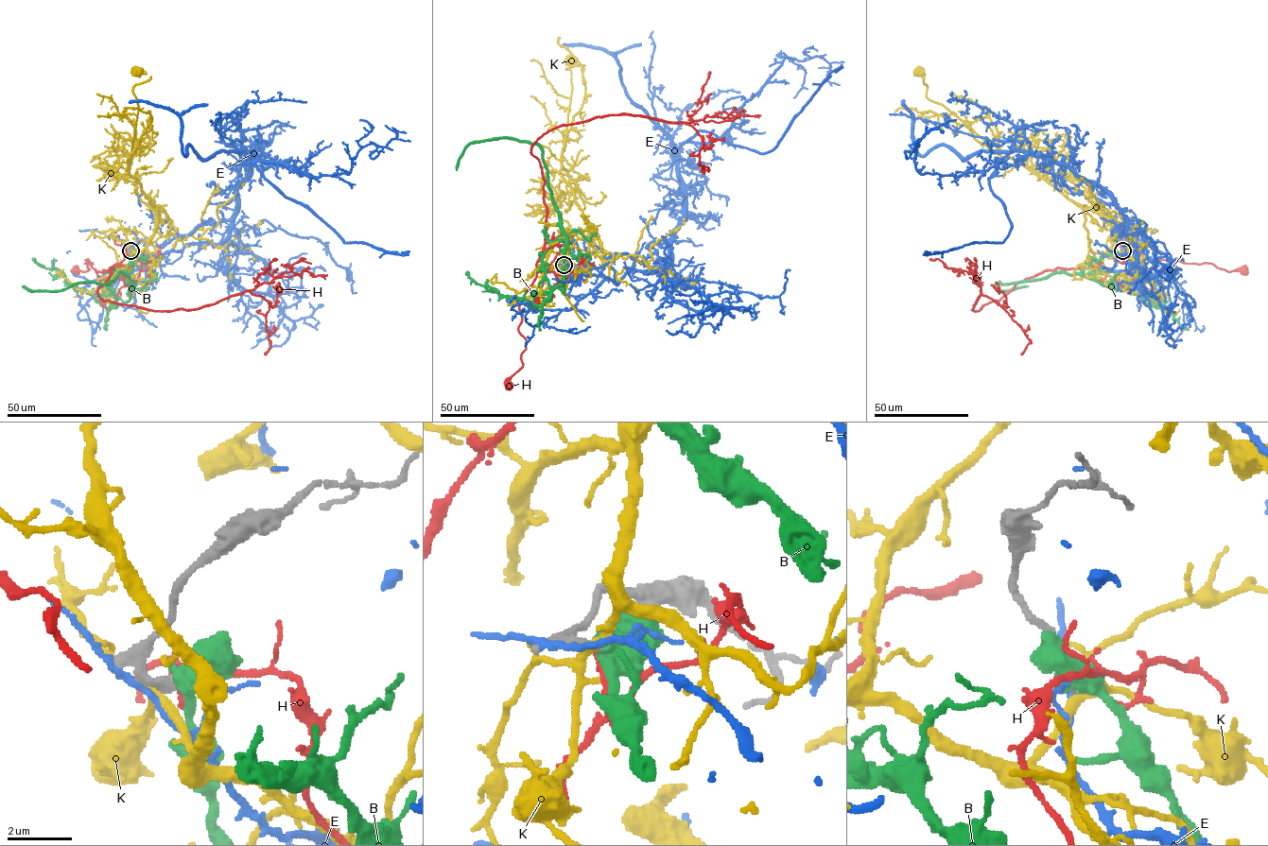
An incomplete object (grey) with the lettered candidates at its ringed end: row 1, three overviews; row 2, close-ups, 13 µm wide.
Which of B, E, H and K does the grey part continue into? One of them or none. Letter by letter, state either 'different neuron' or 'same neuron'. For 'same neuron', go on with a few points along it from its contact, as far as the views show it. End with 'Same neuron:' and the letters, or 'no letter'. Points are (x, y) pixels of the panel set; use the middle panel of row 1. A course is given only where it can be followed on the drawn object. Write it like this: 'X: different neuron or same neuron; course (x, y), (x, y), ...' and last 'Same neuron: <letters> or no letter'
B: different neuron
E: different neuron
H: different neuron
K: different neuron
Same neuron: no letter

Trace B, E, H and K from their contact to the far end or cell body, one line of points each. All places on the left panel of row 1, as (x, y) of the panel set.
B: (131, 250), (130, 289), (132, 281), (122, 272), (105, 284), (40, 290), (23, 285)
E: (128, 250), (149, 260), (229, 219), (249, 173), (244, 151), (320, 177), (348, 173), (362, 147), (406, 133)
H: (130, 250), (143, 263), (132, 283), (117, 272), (98, 271), (87, 259), (88, 270), (77, 270)
K: (130, 251), (140, 252), (157, 225), (157, 209), (127, 170), (138, 113), (133, 87), (150, 78), (138, 71)

